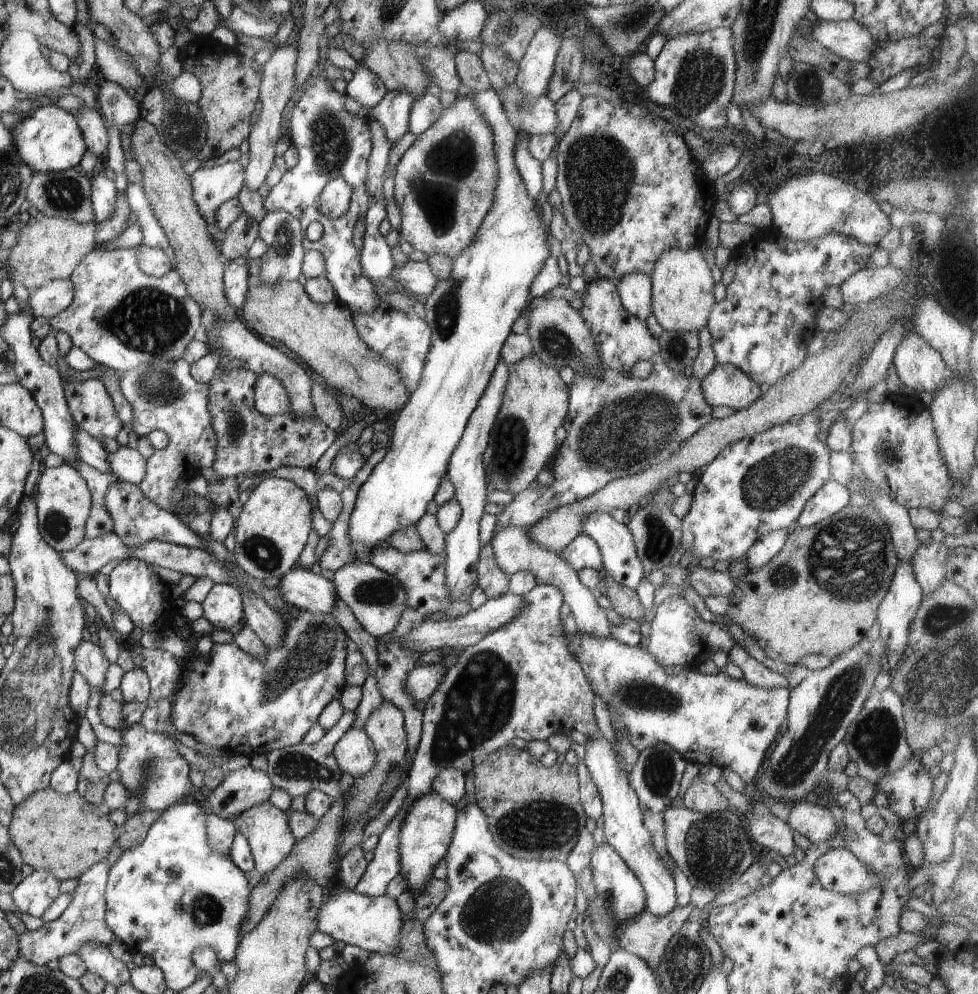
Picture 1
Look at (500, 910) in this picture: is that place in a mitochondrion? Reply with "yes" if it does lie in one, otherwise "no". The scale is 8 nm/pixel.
yes

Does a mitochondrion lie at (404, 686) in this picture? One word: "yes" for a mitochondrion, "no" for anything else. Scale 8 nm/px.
no

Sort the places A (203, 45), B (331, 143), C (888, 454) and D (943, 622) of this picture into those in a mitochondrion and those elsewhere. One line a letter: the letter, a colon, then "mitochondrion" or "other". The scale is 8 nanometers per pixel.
A: other
B: mitochondrion
C: mitochondrion
D: mitochondrion

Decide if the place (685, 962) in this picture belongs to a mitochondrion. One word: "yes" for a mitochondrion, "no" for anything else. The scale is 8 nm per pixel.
yes

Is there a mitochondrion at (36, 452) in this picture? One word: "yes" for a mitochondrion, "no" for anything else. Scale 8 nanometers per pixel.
no

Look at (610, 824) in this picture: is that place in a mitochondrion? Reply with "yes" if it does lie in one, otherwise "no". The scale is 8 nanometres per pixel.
no

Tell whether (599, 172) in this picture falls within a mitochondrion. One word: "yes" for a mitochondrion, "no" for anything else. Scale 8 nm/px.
yes

